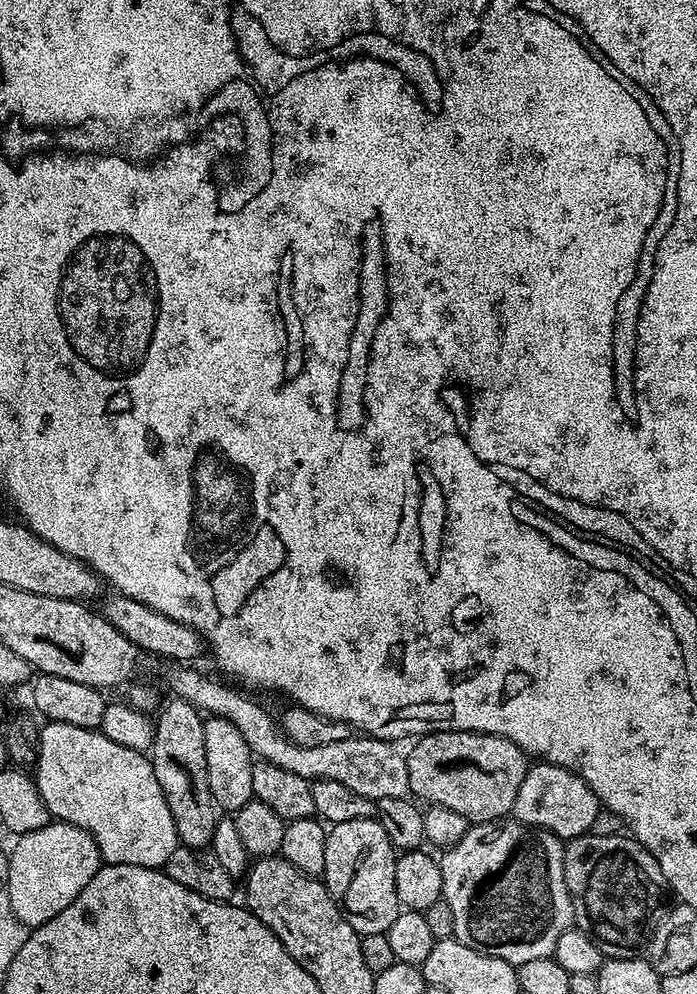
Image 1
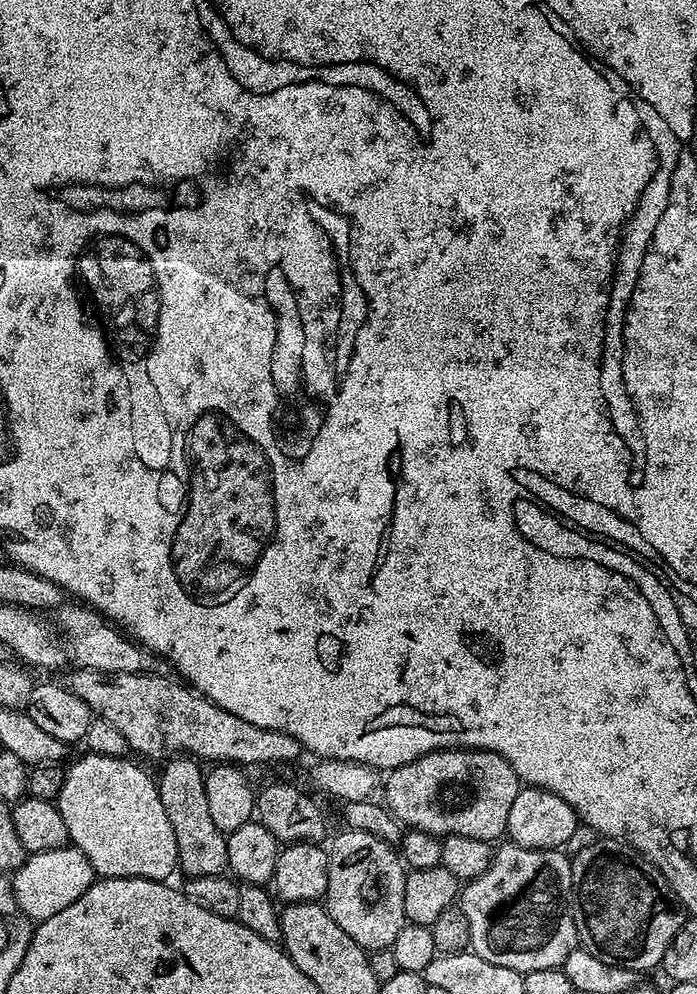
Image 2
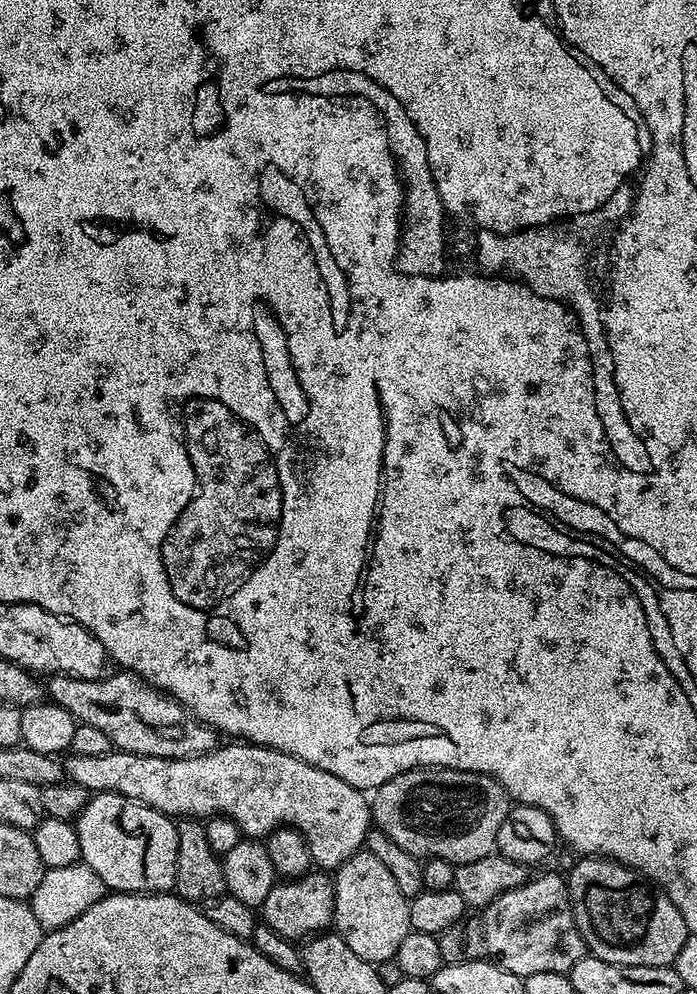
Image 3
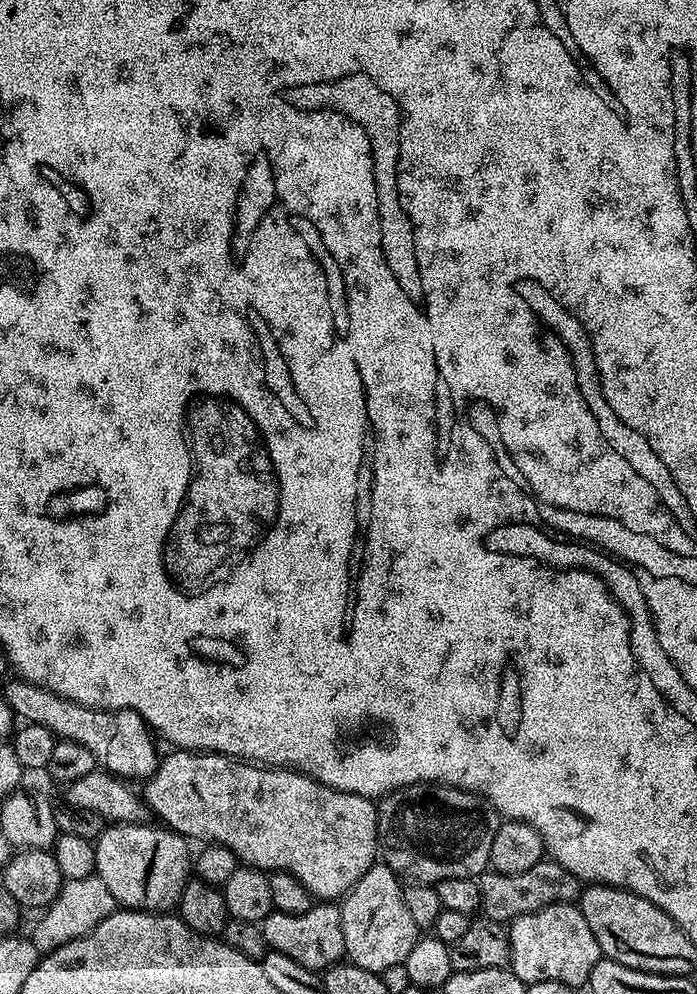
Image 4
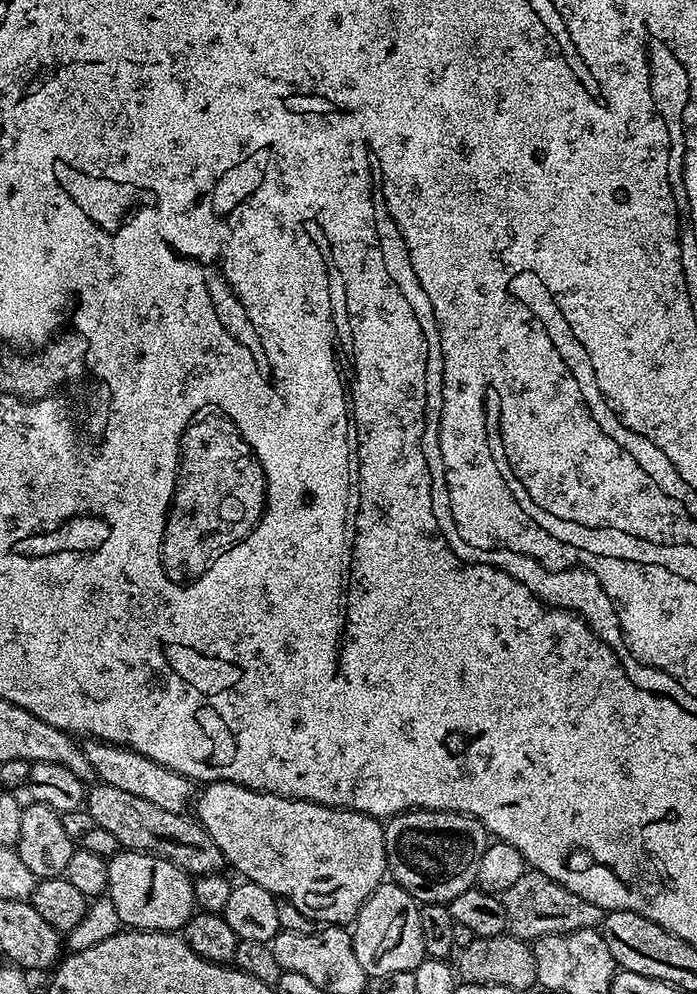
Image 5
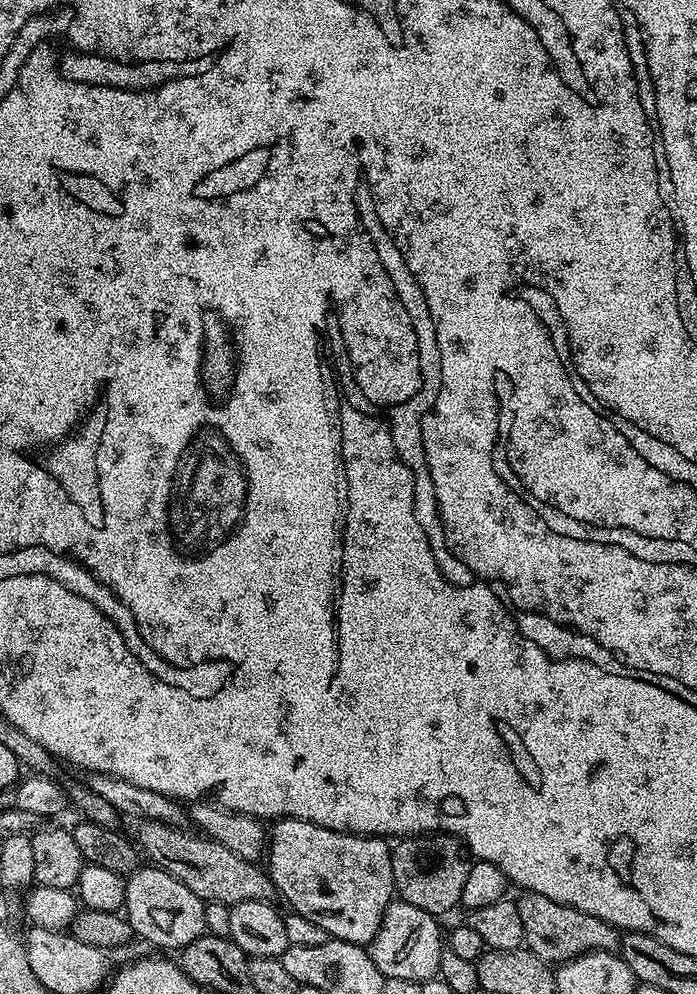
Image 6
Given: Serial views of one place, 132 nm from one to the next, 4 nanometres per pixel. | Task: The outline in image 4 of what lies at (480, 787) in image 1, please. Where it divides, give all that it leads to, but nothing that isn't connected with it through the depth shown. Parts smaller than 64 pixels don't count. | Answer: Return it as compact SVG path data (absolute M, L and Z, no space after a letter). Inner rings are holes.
M411 784L408 788L399 788L397 792L389 792L387 796L379 801L376 809L376 839L378 841L378 852L383 863L387 864L390 871L405 881L413 884L436 885L446 878L479 878L489 871L490 868L490 846L494 846L494 834L500 829L502 817L491 804L482 796L474 792L467 792L461 788L452 788L448 784Z

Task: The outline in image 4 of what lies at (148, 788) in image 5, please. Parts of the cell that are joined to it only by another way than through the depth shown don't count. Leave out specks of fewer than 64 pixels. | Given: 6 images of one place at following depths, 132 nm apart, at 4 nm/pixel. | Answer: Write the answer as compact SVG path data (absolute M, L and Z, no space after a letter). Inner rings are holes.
M12 678L12 681L5 686L2 698L11 706L13 713L21 721L46 726L46 730L50 730L53 736L82 746L94 756L97 765L103 771L108 772L110 776L119 778L121 781L132 782L130 780L137 780L137 782L143 782L154 775L157 766L160 765L162 756L161 753L156 753L156 748L152 745L152 740L154 741L152 729L142 718L142 714L138 714L129 708L111 710L82 706L80 703L54 694L48 688L40 688L36 684L19 678Z

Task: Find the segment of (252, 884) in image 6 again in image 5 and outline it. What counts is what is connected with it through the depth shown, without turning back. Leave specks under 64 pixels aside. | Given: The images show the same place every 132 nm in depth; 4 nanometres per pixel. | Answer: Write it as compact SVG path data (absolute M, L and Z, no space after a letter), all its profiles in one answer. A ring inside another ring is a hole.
M98 782L93 786L86 794L86 811L99 826L116 838L119 847L164 857L192 876L219 871L223 867L221 851L195 819L183 813L171 814L168 810L159 809L146 798L135 797L109 784Z

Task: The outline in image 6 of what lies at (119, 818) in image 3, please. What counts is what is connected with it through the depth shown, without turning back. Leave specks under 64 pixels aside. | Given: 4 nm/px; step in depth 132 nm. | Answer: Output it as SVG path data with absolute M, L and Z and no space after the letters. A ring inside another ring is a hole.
M140 866L127 877L124 885L123 915L137 937L160 948L179 950L205 935L204 905L170 873L155 866Z

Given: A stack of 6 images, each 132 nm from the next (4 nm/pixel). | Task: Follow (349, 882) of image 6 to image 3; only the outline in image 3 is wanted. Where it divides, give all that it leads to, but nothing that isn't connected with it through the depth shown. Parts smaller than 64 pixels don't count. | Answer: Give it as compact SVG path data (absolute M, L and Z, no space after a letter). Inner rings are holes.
M224 743L200 756L173 760L113 750L97 755L68 754L63 757L62 763L65 777L71 783L85 786L89 793L122 794L140 804L157 808L164 815L173 818L228 816L248 838L267 838L277 826L297 828L306 838L313 865L320 870L335 870L364 848L364 839L369 828L373 827L373 822L369 797L361 789L350 786L342 782L342 778L334 778L334 774L326 774L326 770L318 770L318 766L310 766L310 762L302 762L285 752L263 748L261 744Z

